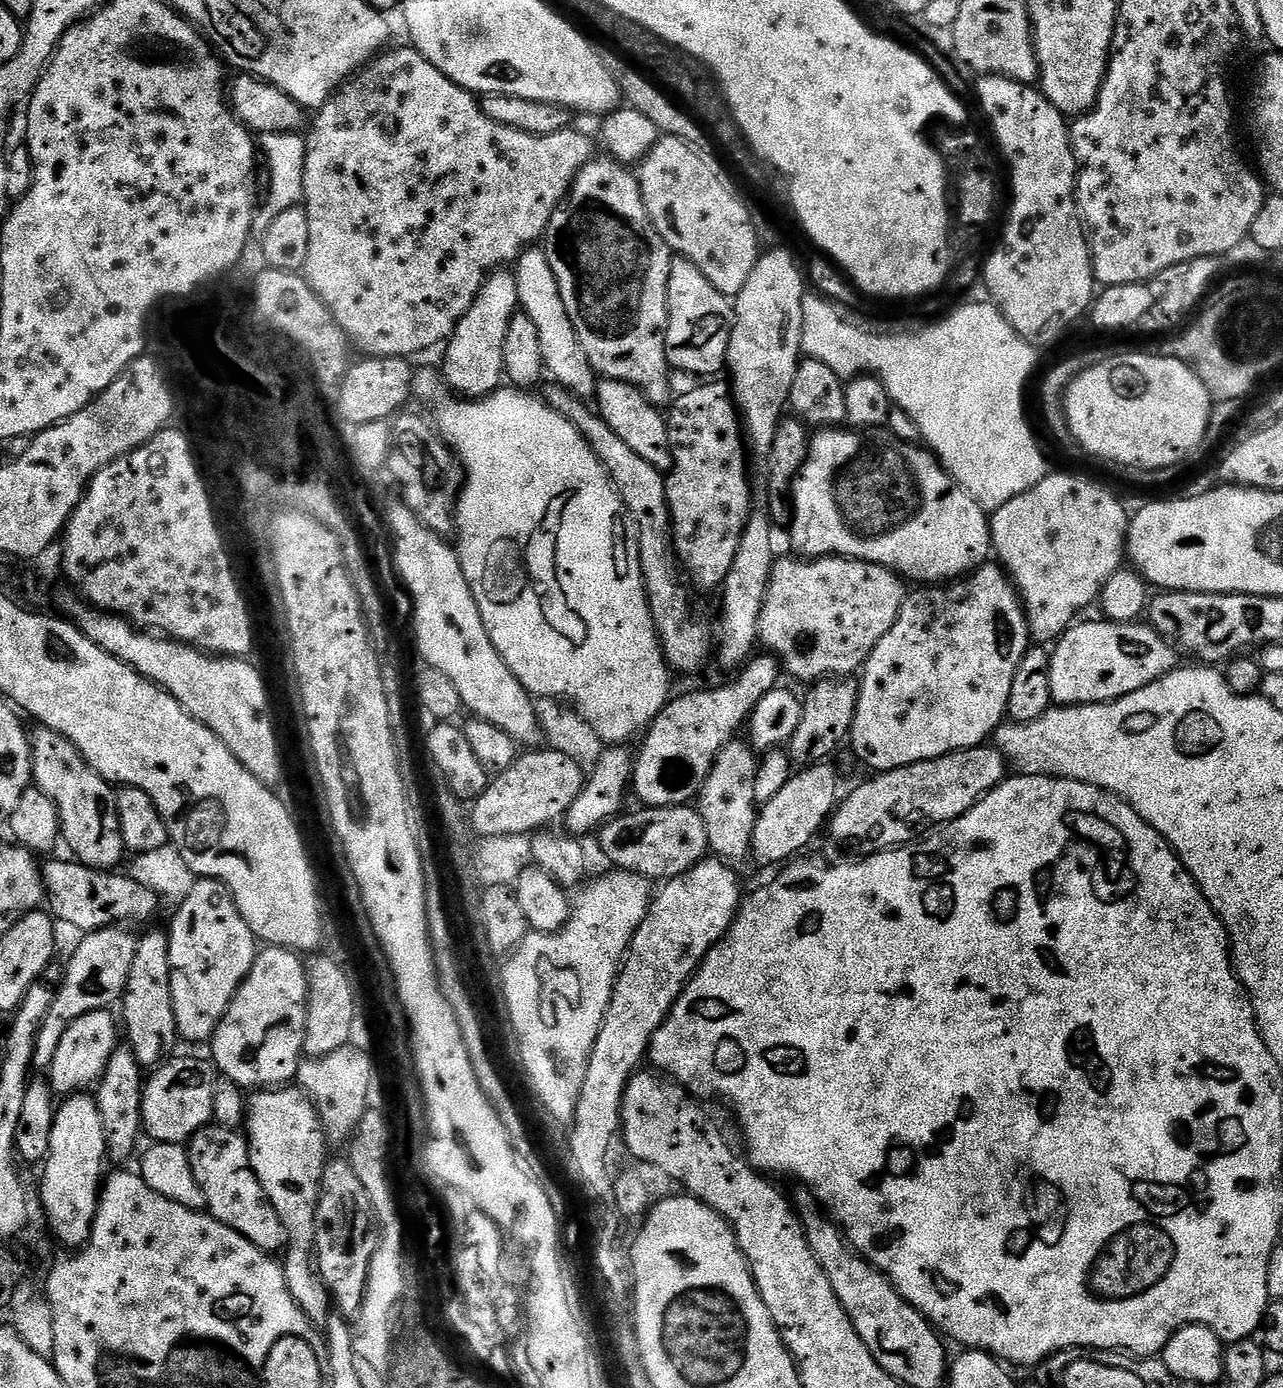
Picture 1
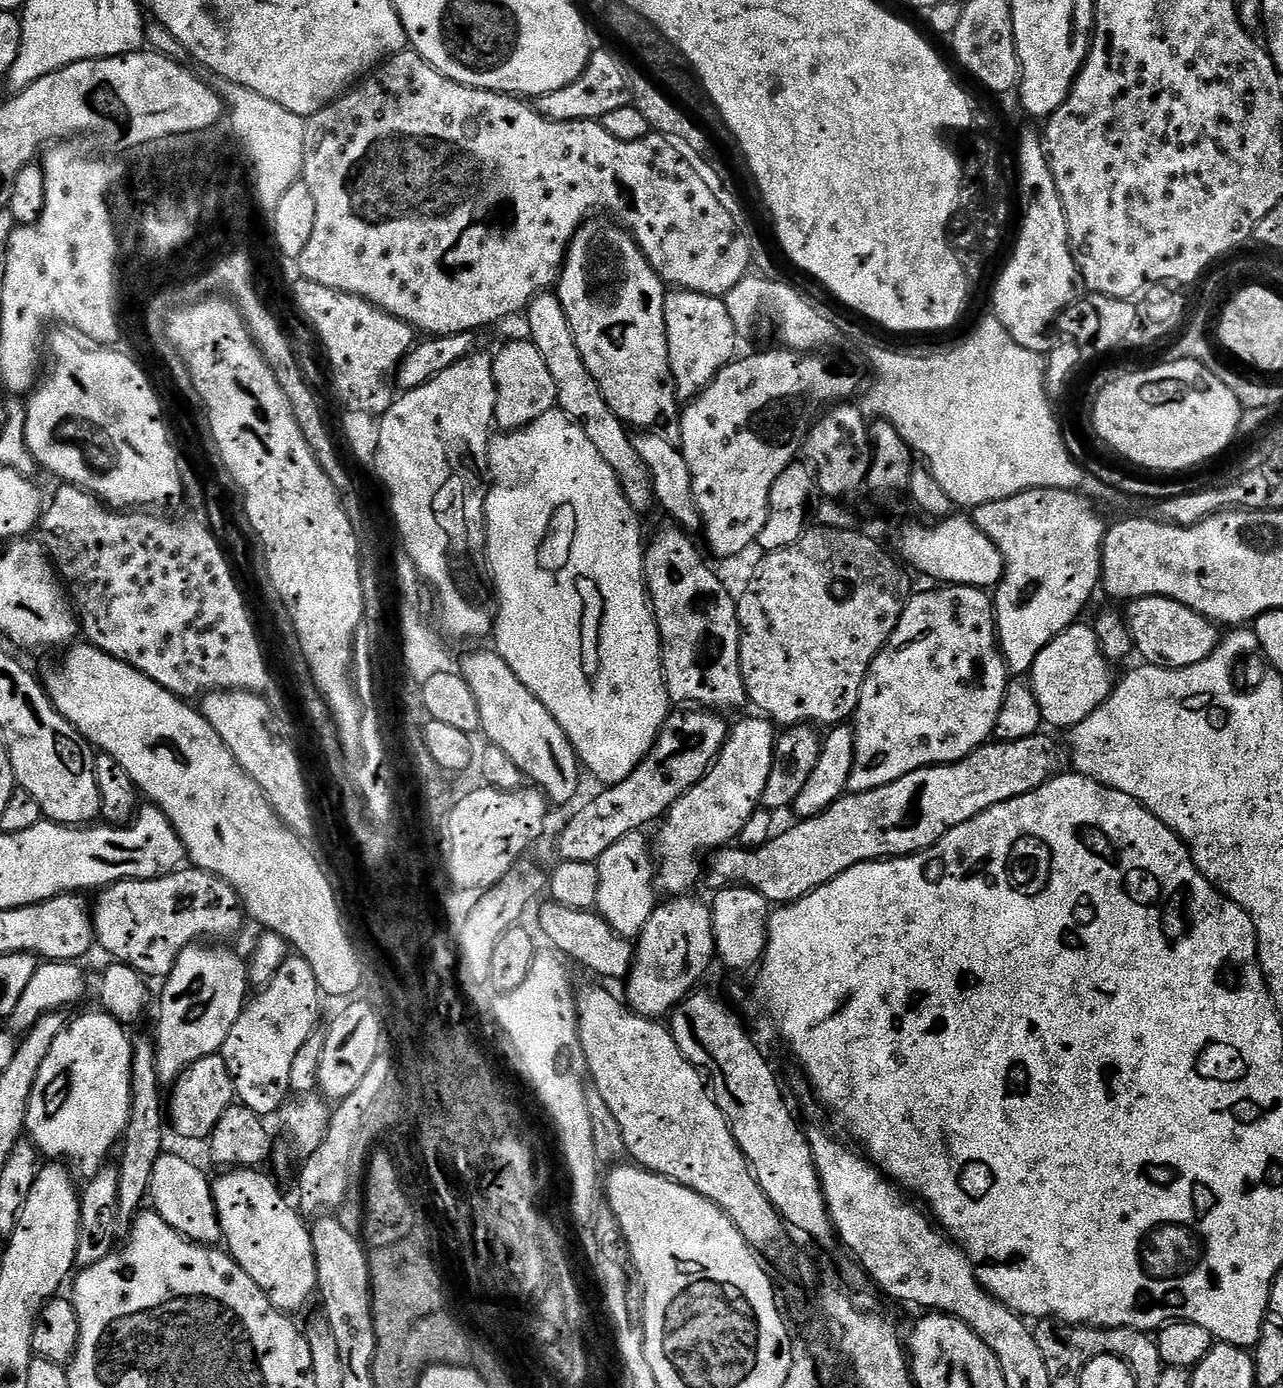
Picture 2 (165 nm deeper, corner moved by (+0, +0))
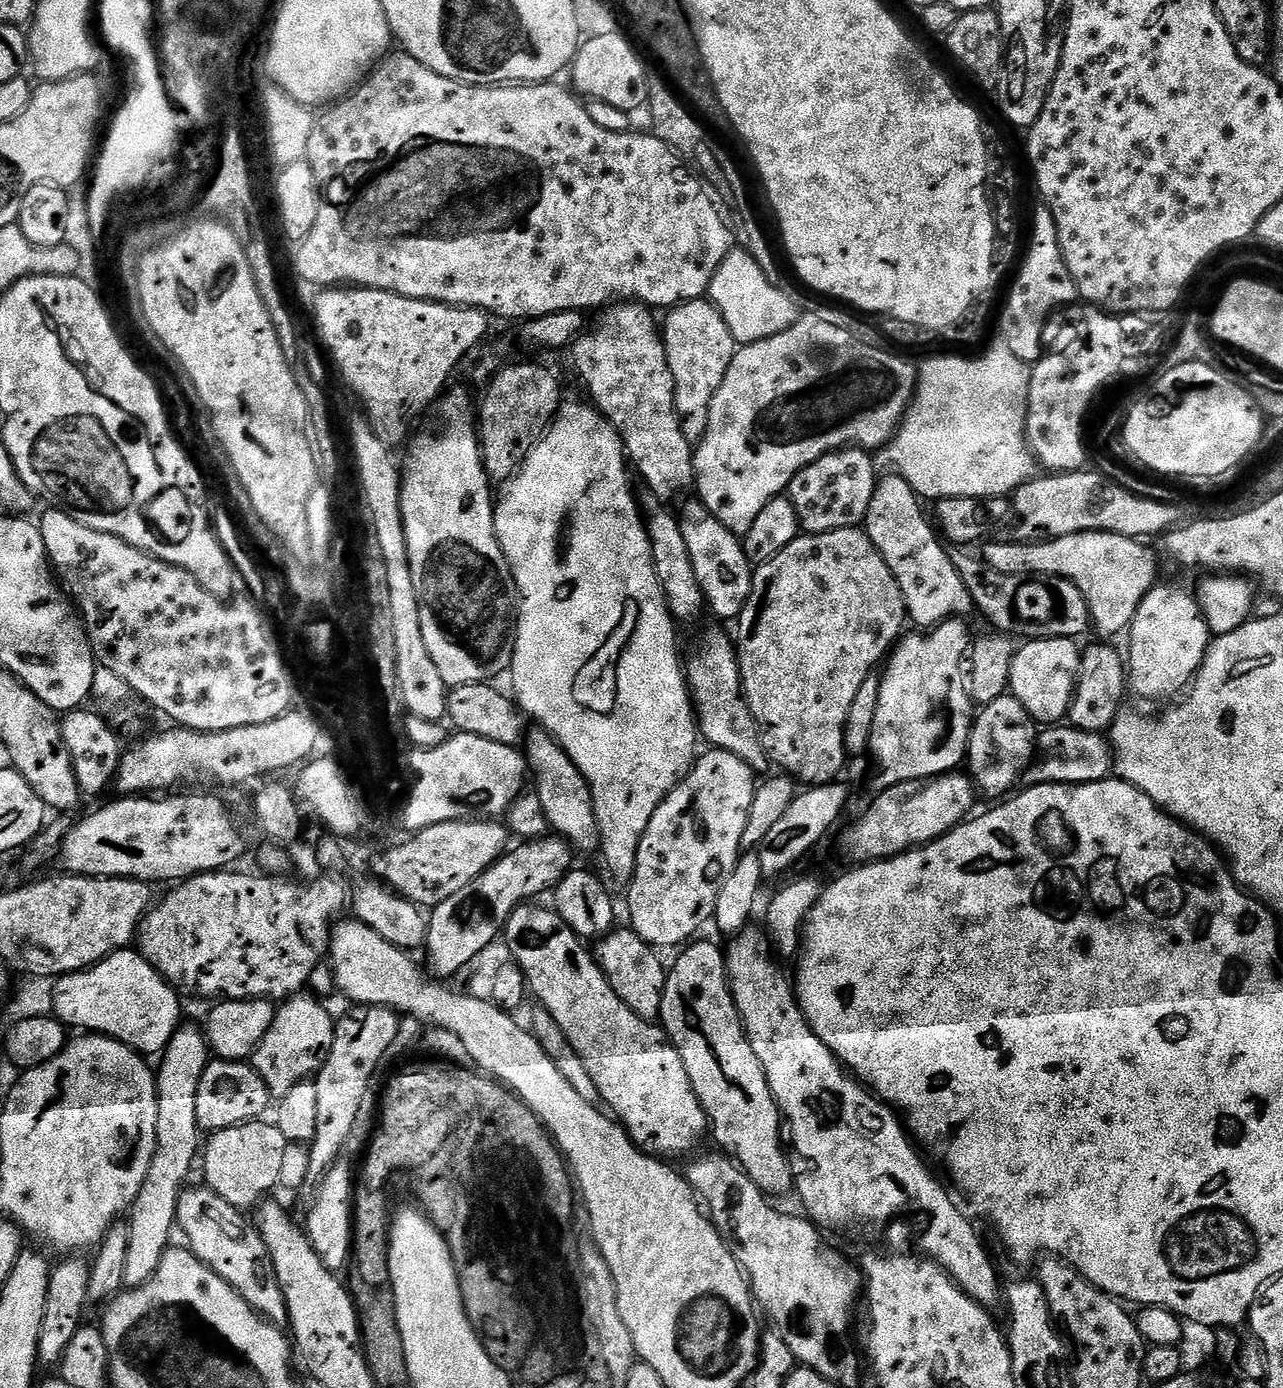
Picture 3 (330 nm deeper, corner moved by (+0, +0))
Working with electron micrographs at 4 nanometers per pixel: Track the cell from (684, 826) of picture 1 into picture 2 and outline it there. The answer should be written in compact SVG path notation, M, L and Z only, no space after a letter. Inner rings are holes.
M1044 735L982 744L966 758L956 760L953 764L934 764L931 768L919 768L898 778L898 782L878 786L869 792L845 794L824 812L801 819L796 822L800 824L785 832L777 831L760 848L749 850L743 846L725 846L715 849L706 860L706 880L716 890L733 886L752 888L767 898L769 905L779 906L793 904L856 864L923 852L925 848L931 848L940 841L947 832L954 830L954 826L970 822L970 818L990 810L990 806L1018 798L1022 794L1030 794L1030 790L1042 786L1057 775L1061 771L1060 748L1054 737Z

